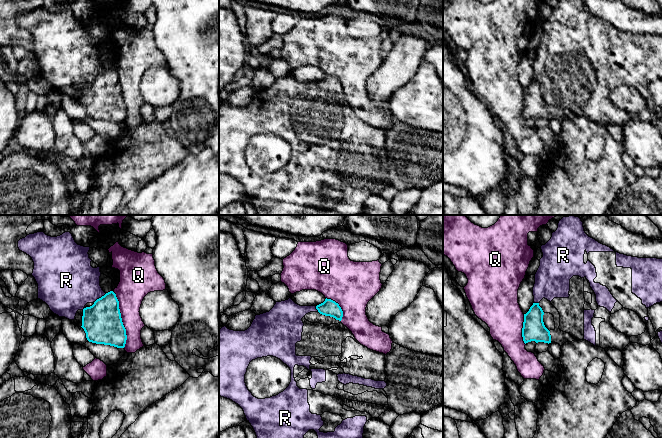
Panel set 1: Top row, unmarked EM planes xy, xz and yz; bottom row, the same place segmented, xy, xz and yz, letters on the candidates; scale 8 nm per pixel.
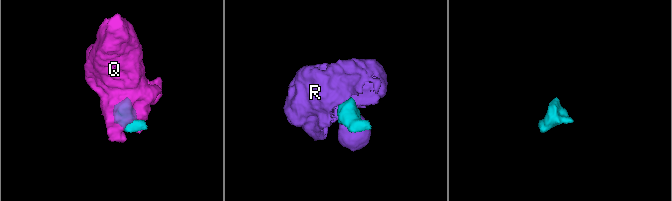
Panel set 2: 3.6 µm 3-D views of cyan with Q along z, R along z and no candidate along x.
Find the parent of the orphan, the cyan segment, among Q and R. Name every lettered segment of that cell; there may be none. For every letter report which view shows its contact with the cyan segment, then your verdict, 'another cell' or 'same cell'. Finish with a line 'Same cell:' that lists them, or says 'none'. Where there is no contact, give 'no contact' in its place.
Q: meets cyan in xy; another cell
R: meets cyan in xy; same cell
Same cell: R

